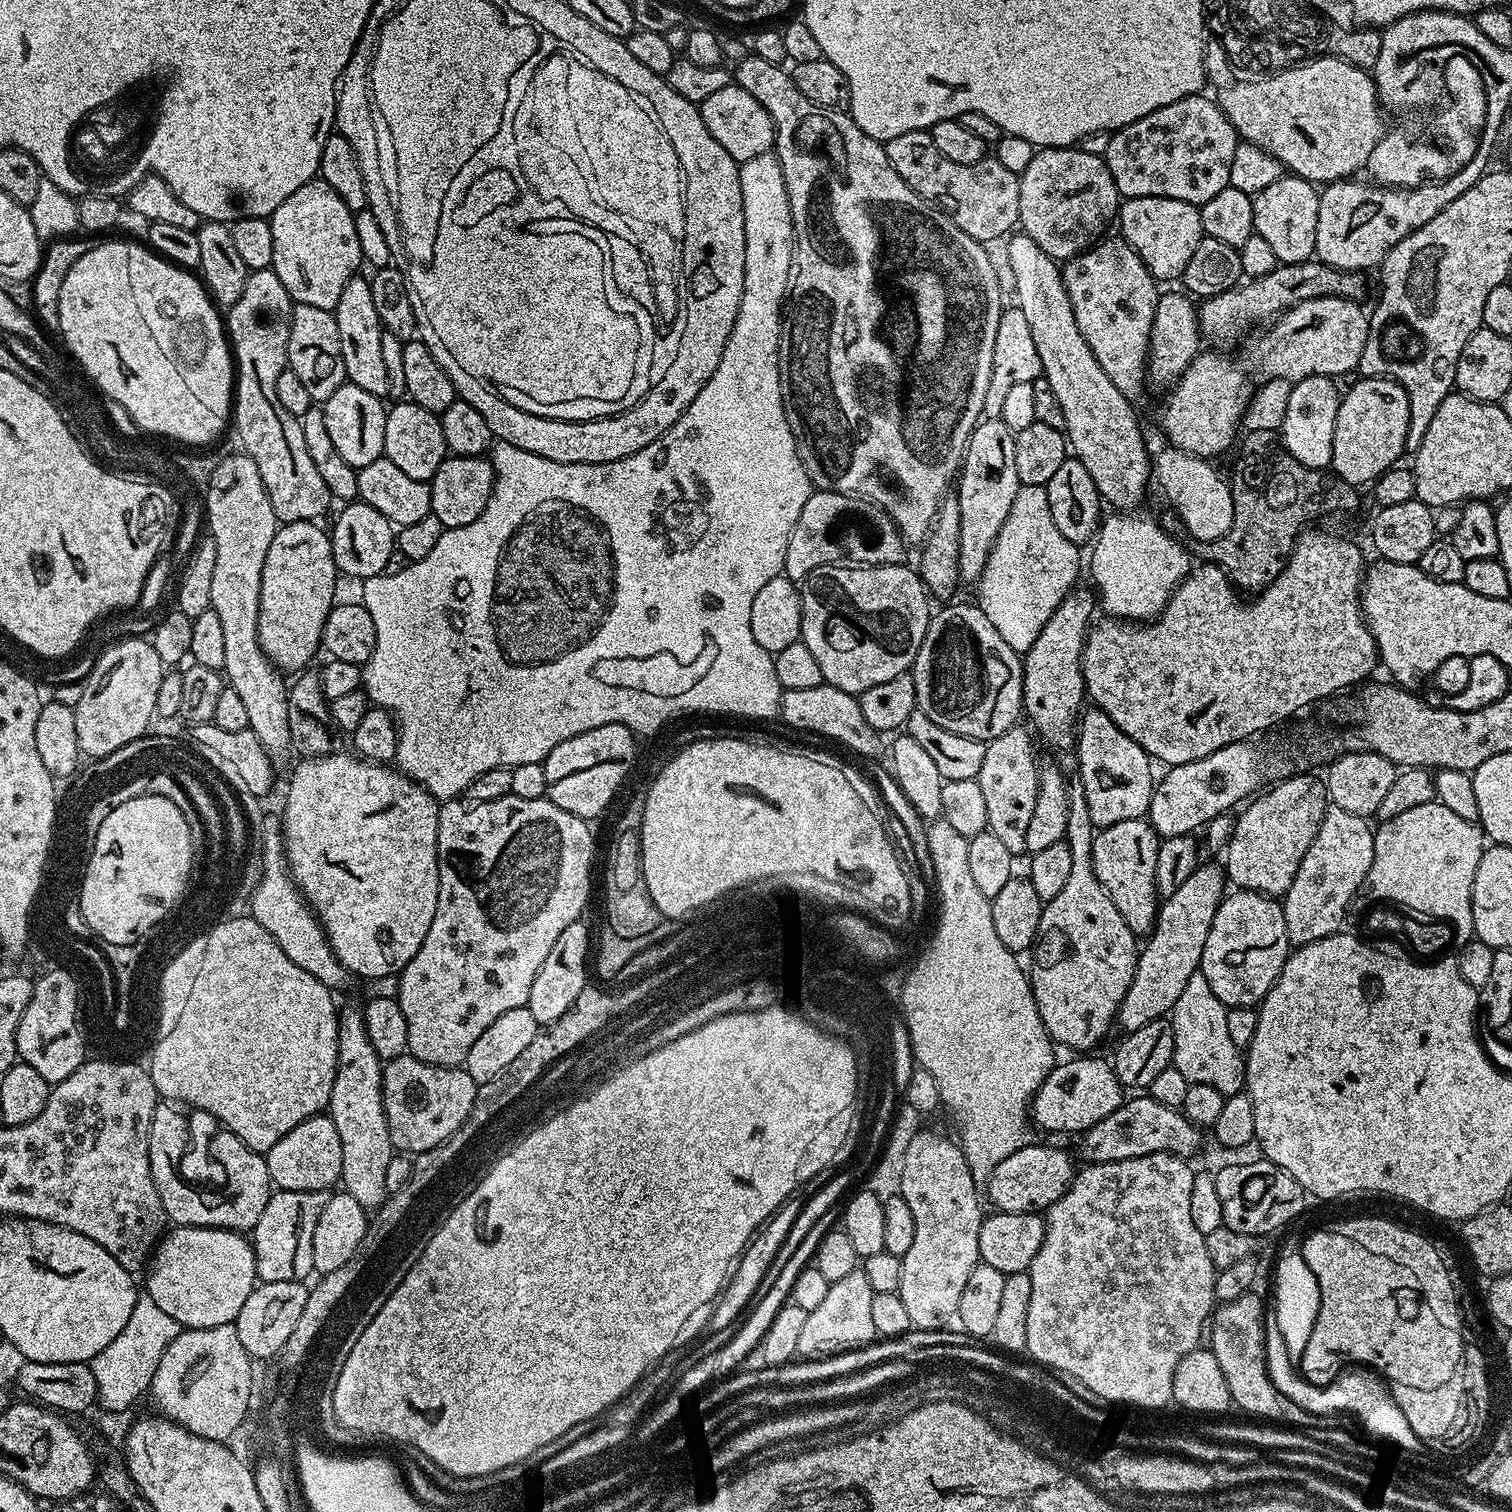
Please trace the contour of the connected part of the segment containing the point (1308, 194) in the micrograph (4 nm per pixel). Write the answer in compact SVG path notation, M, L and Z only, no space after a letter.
M1291 174L1281 175L1280 179L1270 182L1266 190L1252 196L1255 235L1266 238L1280 264L1313 259L1316 250L1319 201L1320 192L1317 185Z

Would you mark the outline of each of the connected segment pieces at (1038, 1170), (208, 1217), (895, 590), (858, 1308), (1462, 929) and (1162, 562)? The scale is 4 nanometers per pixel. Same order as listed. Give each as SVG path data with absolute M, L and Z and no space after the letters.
M1033 1142L998 1162L986 1185L986 1200L997 1212L1043 1213L1071 1186L1073 1175L1072 1160L1062 1149L1047 1148L1044 1144Z
M157 1103L154 1122L150 1122L150 1170L158 1186L158 1198L162 1198L165 1217L173 1225L185 1228L225 1228L241 1234L251 1233L258 1222L258 1214L262 1214L274 1191L267 1159L261 1153L250 1150L250 1146L246 1146L246 1142L238 1139L233 1132L218 1131L212 1140L211 1153L226 1170L227 1194L236 1197L233 1200L207 1200L199 1187L180 1176L179 1162L187 1148L187 1115L171 1103Z
M907 563L902 564L878 564L875 566L841 566L831 564L830 566L818 566L810 570L810 574L799 585L800 601L802 602L802 630L800 639L806 646L810 646L810 651L814 654L814 659L818 662L818 667L822 669L824 683L834 686L838 690L846 690L853 694L859 694L870 690L870 686L878 686L878 682L890 682L890 678L898 678L898 674L909 671L922 646L922 638L926 638L926 630L930 619L928 612L928 600L930 593L920 580L919 571L915 567L908 568Z
M862 1270L846 1274L846 1278L838 1278L838 1282L829 1284L826 1298L818 1305L818 1310L808 1312L798 1338L796 1356L813 1360L823 1356L842 1354L848 1348L860 1348L864 1344L871 1344L877 1339L877 1335L874 1330L870 1302L874 1302L874 1292Z
M1433 802L1426 806L1414 806L1411 810L1398 814L1398 818L1383 821L1379 827L1374 832L1374 862L1364 879L1366 892L1369 892L1376 902L1391 902L1412 914L1421 912L1424 915L1421 917L1443 922L1451 926L1454 932L1456 927L1461 941L1467 942L1473 939L1474 870L1478 870L1478 862L1486 847L1486 837L1479 823L1466 822L1466 818L1458 818L1458 814L1453 814L1448 807Z
M1120 510L1116 516L1105 515L1094 537L1092 548L1092 576L1096 579L1095 591L1098 593L1098 604L1105 608L1112 618L1130 620L1133 622L1148 622L1160 615L1160 612L1172 597L1172 592L1180 581L1188 575L1190 563L1184 548L1175 544L1154 521L1148 516L1136 516L1135 511Z

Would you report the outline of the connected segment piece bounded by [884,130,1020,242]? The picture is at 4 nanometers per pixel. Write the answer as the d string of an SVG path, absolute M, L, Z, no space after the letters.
M931 131L898 134L884 144L890 166L913 190L929 204L945 212L958 230L966 230L970 238L981 242L1007 237L1019 225L1019 182L1020 177L1012 173L1000 160L985 158L974 162L974 166L961 166L950 162L934 146Z

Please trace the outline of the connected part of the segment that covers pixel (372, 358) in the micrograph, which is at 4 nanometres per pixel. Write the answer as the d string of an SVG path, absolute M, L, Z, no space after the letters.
M357 274L346 282L342 298L334 309L338 322L338 342L342 342L342 366L347 383L366 390L366 394L384 398L388 396L390 386L385 361L381 355L381 339L384 329L380 327L378 310L374 306L374 297L370 294L368 280Z

